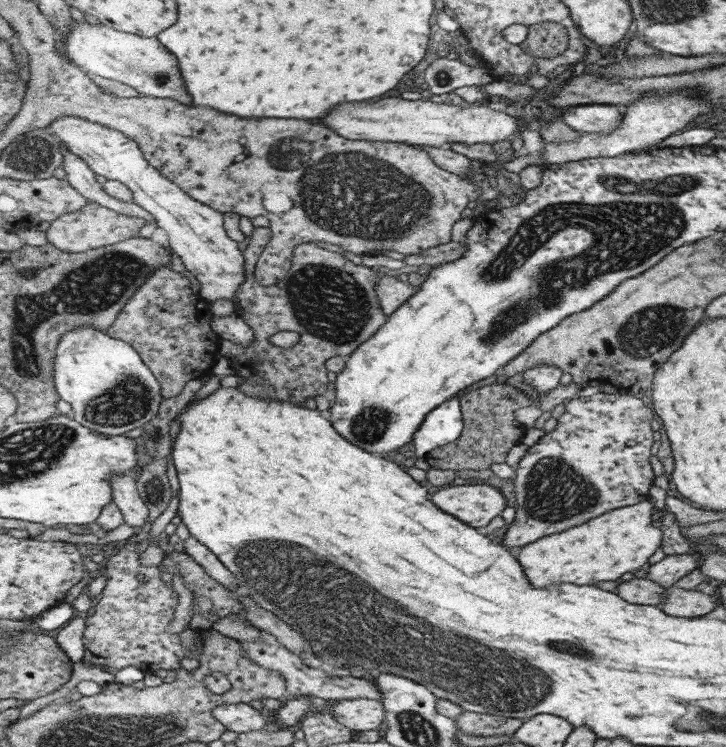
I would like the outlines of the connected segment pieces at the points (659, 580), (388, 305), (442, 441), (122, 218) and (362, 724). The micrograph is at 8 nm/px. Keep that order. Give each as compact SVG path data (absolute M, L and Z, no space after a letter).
M673 554L665 556L656 564L647 565L645 578L652 580L658 586L669 588L687 572L697 568L697 558L689 554Z
M381 274L381 280L376 286L379 303L387 315L394 314L398 308L407 302L411 296L417 294L417 288L405 284L397 277Z
M455 395L435 411L429 412L413 438L417 457L426 458L433 450L455 442L462 435L464 418L461 399Z
M89 202L88 206L83 207L80 211L61 216L60 219L50 223L50 227L45 233L48 243L54 244L62 251L84 253L137 237L139 230L143 231L145 224L147 224L147 220L143 220L143 218L125 216L125 214L115 212L101 204Z
M369 698L357 700L335 701L333 713L337 721L345 724L353 731L381 730L383 722L387 720L385 703Z

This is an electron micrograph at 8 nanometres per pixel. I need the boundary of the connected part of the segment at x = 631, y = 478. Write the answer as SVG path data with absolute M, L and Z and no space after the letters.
M596 393L591 396L575 397L566 402L565 414L557 420L552 432L528 448L516 467L514 481L517 516L513 524L507 526L502 546L523 549L528 544L546 537L566 532L579 524L603 514L648 500L649 487L653 484L653 471L649 465L651 427L653 412L638 399L625 393Z

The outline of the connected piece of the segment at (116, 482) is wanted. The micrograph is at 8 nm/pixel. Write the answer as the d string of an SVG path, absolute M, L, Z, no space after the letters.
M121 473L113 478L114 501L121 508L126 523L133 526L138 534L145 531L149 508L145 506L138 489L138 479L128 473Z

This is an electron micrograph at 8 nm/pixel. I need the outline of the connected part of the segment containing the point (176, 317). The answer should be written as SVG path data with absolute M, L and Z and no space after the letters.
M159 267L139 291L129 299L116 322L106 332L125 340L140 352L161 382L164 398L179 396L189 380L205 378L221 356L220 333L213 331L209 301L191 287L192 276Z

